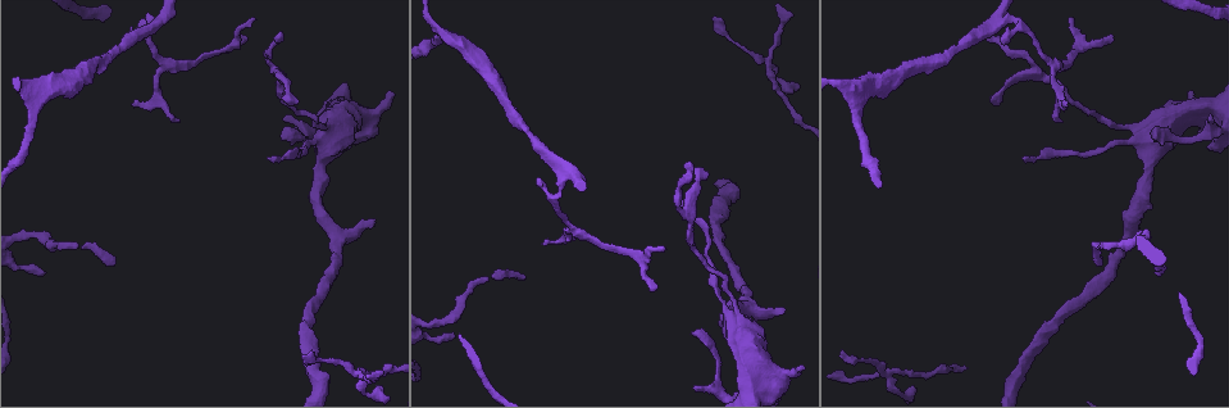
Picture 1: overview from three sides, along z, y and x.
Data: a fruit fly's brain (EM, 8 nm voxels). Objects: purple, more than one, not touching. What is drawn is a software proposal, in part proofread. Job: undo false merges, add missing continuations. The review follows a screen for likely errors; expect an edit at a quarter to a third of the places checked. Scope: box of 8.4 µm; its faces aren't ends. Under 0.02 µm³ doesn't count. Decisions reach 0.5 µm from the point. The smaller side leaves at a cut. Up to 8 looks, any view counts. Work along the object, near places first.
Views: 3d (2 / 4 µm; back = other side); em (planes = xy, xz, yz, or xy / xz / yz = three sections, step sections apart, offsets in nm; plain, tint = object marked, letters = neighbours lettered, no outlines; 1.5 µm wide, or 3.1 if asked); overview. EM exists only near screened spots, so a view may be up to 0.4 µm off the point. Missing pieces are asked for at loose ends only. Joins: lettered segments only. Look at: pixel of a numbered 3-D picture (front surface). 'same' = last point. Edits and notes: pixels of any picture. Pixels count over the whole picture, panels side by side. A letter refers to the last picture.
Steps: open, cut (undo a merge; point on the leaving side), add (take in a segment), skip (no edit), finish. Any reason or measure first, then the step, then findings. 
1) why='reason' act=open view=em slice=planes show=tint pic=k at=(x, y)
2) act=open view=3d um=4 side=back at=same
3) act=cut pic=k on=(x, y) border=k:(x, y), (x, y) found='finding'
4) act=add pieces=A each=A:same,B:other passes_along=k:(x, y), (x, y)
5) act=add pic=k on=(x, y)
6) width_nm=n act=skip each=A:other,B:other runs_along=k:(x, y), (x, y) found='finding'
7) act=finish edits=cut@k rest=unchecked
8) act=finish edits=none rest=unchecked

why='end of a long branch' act=open view=3d um=2 pic=1 at=(523, 277)

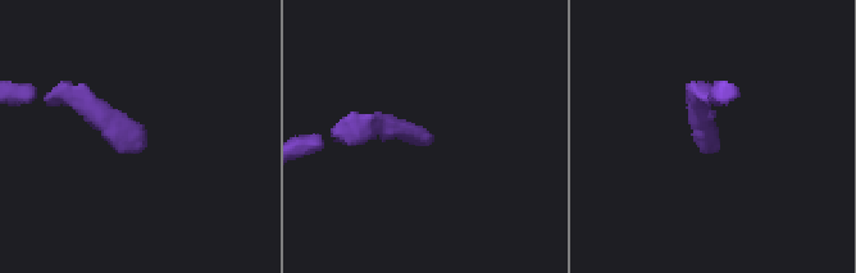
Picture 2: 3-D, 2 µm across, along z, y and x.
why='now the EM' act=open view=em slice=planes show=letters pic=2 at=(428, 139)

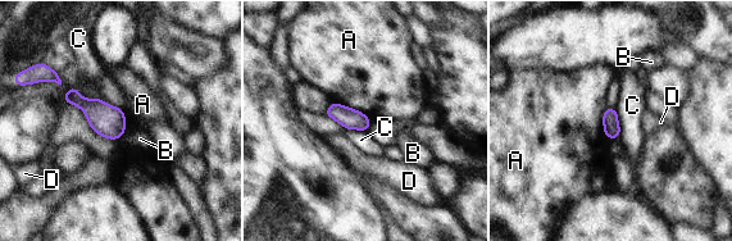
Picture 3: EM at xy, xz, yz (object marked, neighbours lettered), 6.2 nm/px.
longest_contact=A:280nm act=skip each=A:other,B:other,C:other,D:other border=3:(332, 100), (360, 110), (372, 121) found='none of them fits'

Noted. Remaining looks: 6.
why='thin end' act=open view=3d um=4 side=back pic=1 at=(689, 165)

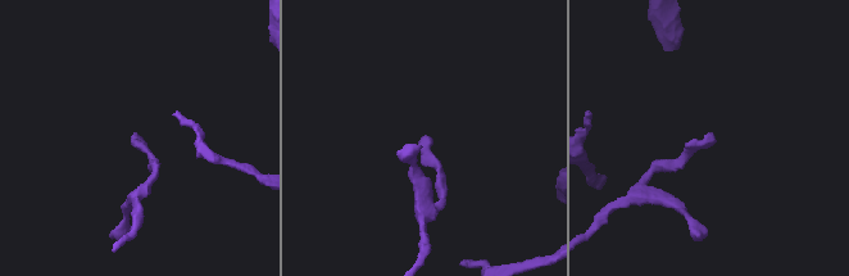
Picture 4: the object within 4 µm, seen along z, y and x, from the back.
act=open view=em slice=yz step=8 show=letters pic=4 at=(422, 140)

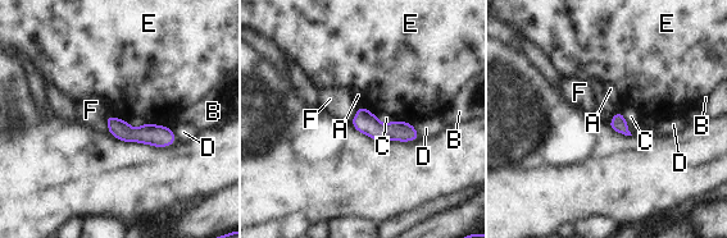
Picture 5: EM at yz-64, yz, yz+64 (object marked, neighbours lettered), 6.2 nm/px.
act=skip each=A:other,B:other,C:other,D:other,E:other,F:other runs_along=5:(109, 119), (128, 134), (172, 138) found='none of them fits'

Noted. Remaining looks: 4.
why='free end' act=open view=3d um=2 pic=1 at=(784, 311)

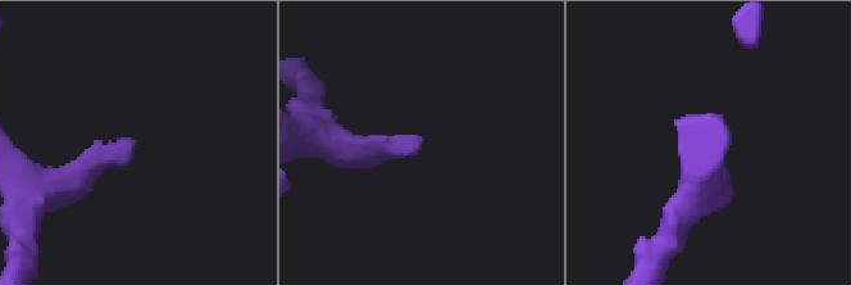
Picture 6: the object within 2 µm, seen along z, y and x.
act=open view=em slice=xz step=4 show=tint pic=6 at=(132, 138)

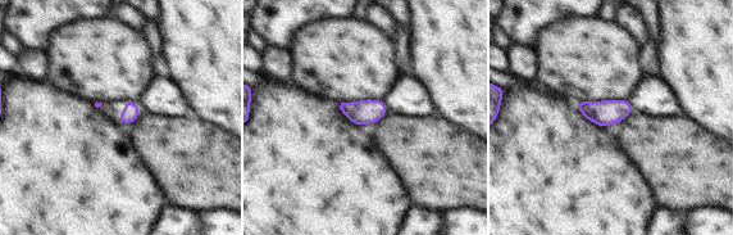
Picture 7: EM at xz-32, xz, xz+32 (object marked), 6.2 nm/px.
act=open view=em slice=planes show=letters at=same

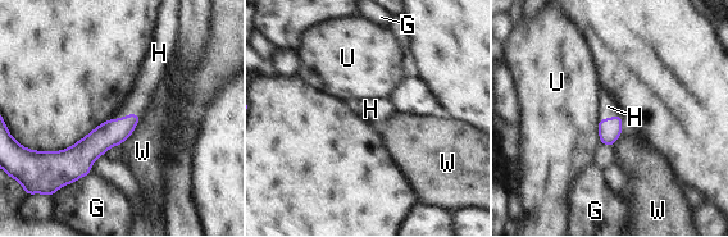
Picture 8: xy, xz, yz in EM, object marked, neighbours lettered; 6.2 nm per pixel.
act=add pieces=H each=G:other,H:same,U:other,W:other passes_along=8:(113, 132), (123, 117), (144, 87) found='it goes on there'

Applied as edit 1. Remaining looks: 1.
act=finish edits=add@8 rest=unchecked

